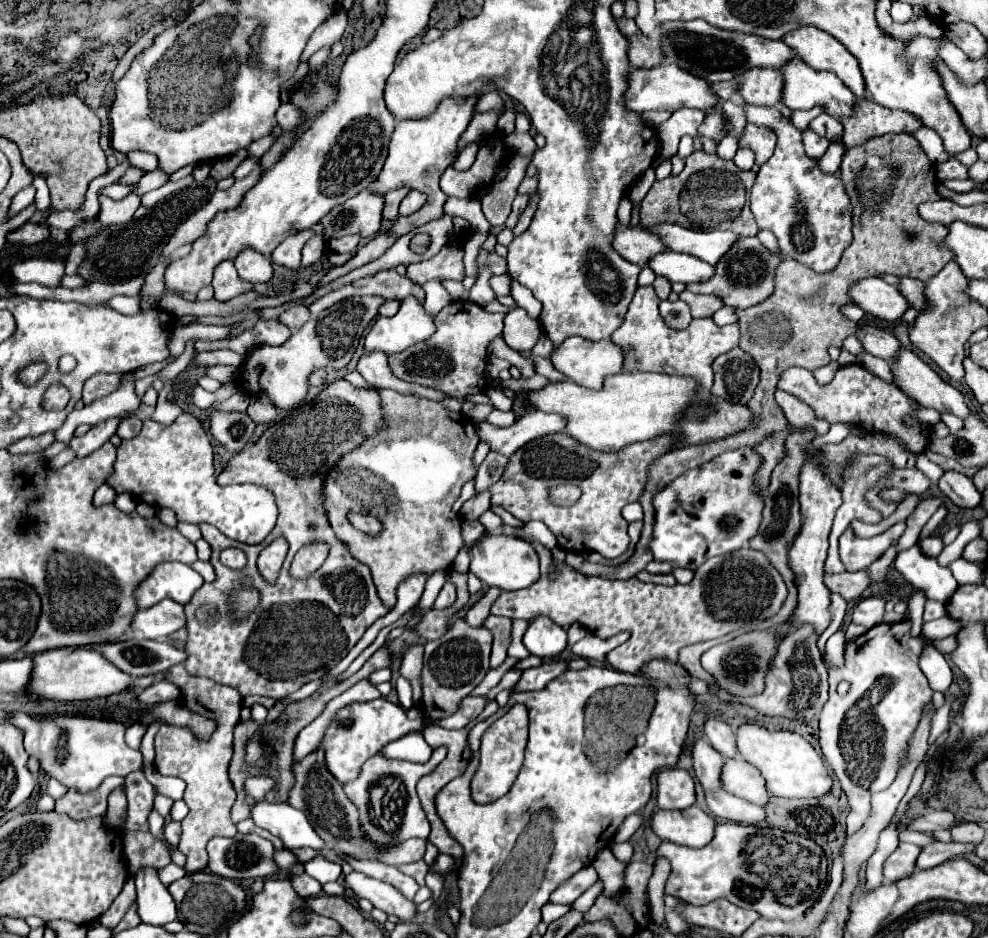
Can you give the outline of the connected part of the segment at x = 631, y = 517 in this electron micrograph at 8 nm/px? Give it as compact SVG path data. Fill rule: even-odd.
M638 502L634 504L628 504L624 510L622 510L622 516L628 520L628 522L634 522L634 520L642 520L644 512L642 512L642 506Z

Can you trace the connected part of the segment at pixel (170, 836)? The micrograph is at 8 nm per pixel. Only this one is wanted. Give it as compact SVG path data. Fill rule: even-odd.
M168 820L166 822L166 826L164 826L164 836L166 836L166 840L170 842L170 844L178 844L180 842L180 832L182 832L182 828L180 828L180 822L174 822L174 820Z

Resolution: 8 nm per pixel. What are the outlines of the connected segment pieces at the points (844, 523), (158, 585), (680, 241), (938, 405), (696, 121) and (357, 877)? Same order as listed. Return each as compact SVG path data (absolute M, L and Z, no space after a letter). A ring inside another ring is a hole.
M868 454L866 456L857 456L855 459L849 461L848 464L846 464L846 468L842 470L840 478L842 478L842 498L844 498L844 502L842 502L842 506L840 506L838 512L836 512L834 526L832 526L832 534L830 534L830 550L828 550L828 560L826 560L826 566L824 566L828 574L844 572L844 564L840 562L840 558L838 558L838 554L836 554L836 542L838 542L838 538L840 538L840 532L844 532L852 520L862 520L862 522L866 522L866 524L876 524L876 522L882 520L882 516L880 516L876 510L872 510L872 508L866 506L864 492L866 492L870 486L874 486L874 484L890 470L890 466L892 466L892 462L890 462L888 458L876 456L876 454Z
M164 562L136 588L136 600L140 608L148 608L162 598L186 604L192 594L204 584L202 576L182 562Z
M660 224L652 228L652 232L660 234L664 244L668 244L674 252L684 252L690 256L696 256L712 266L718 264L720 256L732 248L736 240L740 240L740 234L724 230L724 232L696 232L686 230L678 224Z
M902 348L898 358L894 360L894 378L896 384L922 406L934 408L940 414L952 412L962 418L970 416L970 408L966 406L962 392L952 384L944 382L926 362L922 362L912 350Z
M680 108L666 122L662 122L658 126L658 140L660 140L662 156L668 156L668 158L674 156L682 136L698 138L698 126L702 120L704 120L702 110Z
M360 872L348 874L346 884L348 884L348 888L354 890L356 896L370 900L374 904L374 908L396 916L400 922L412 922L418 916L416 902L402 896L392 884L364 876Z

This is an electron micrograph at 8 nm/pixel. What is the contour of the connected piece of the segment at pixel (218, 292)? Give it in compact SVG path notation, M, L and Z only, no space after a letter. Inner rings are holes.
M226 260L220 264L220 268L214 270L214 280L212 280L212 286L214 286L214 298L216 300L232 300L240 294L246 294L252 290L252 284L240 280L236 268L234 268L234 262Z

